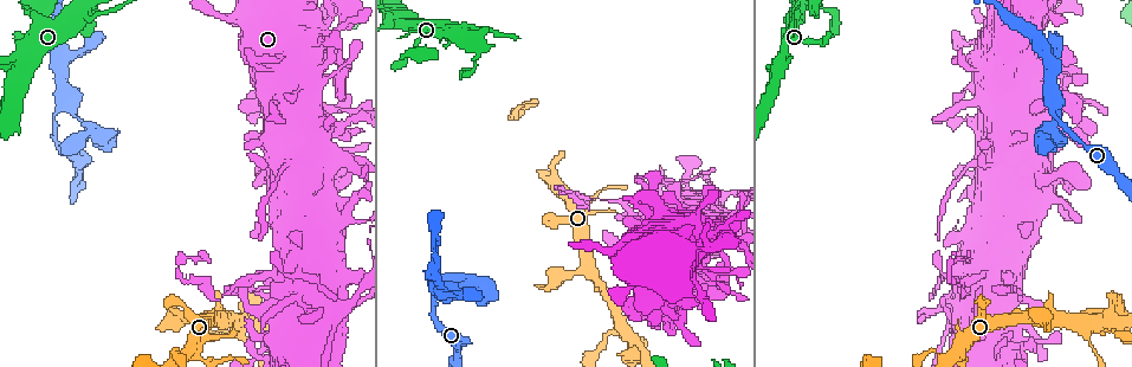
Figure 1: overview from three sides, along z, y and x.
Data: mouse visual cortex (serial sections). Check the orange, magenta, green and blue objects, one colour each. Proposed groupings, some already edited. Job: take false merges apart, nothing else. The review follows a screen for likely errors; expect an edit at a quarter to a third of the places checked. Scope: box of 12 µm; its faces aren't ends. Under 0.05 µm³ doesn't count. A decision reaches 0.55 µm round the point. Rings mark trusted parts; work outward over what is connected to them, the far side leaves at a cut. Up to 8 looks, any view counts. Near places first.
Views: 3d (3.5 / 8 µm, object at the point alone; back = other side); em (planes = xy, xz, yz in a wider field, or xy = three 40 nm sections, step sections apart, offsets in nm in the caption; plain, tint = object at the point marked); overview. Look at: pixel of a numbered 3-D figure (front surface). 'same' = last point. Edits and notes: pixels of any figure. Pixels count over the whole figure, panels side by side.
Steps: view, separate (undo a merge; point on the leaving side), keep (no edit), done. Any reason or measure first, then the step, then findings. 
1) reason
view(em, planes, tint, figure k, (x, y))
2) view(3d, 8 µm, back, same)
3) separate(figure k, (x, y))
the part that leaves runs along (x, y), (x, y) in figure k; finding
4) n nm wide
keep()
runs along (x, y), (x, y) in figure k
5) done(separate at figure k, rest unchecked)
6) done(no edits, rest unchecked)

three arms meet
view(em, xy, step 5, tint, figure 1, (456, 33))

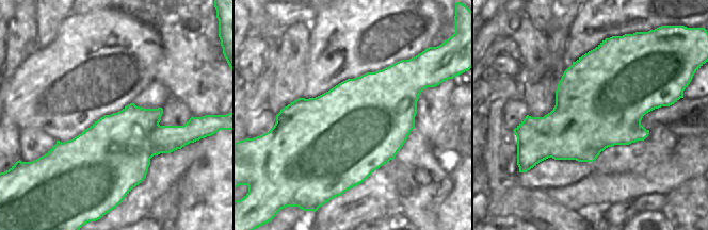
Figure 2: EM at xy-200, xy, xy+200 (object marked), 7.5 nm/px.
see where the arms go
view(3d, 3.5 µm, same)

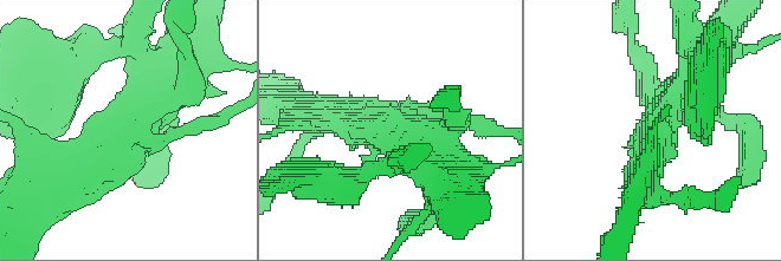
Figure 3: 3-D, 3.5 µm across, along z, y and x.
keep()
runs along (66, 184), (88, 173), (175, 83) in figure 3; all the same cell

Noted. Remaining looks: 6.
sharp bend
view(3d, 3.5 µm, figure 1, (779, 68))

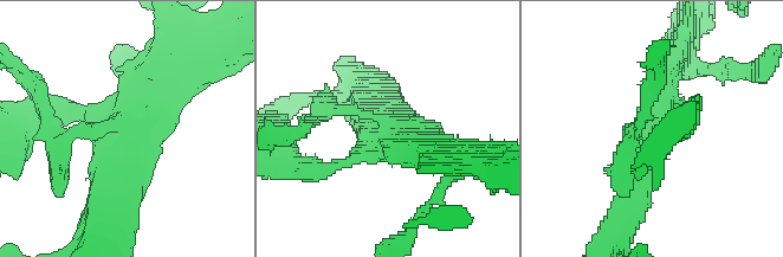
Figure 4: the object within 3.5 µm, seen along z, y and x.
view(em, xy, step 3, tint, figure 4, (129, 130))

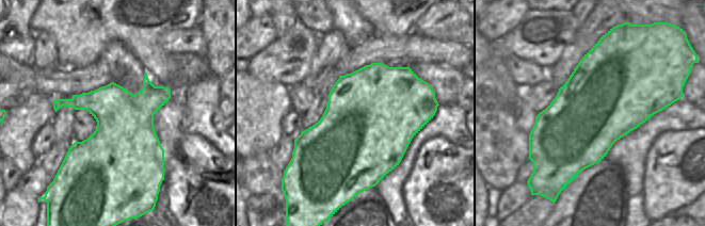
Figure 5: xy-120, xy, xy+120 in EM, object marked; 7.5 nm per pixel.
keep()
runs along (178, 70), (141, 103), (101, 197) in figure 4; all the same cell

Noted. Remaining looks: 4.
narrows sharply
view(3d, 3.5 µm, figure 1, (327, 79))

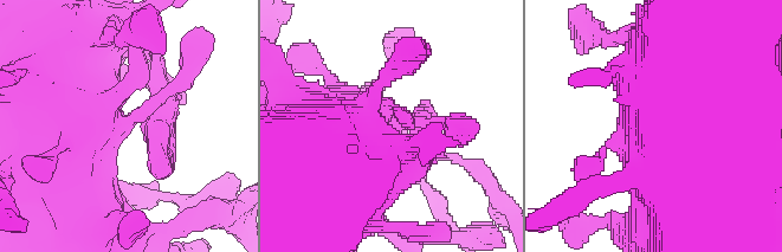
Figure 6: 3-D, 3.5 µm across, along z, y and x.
view(em, xy, step 5, tint, figure 6, (398, 123))

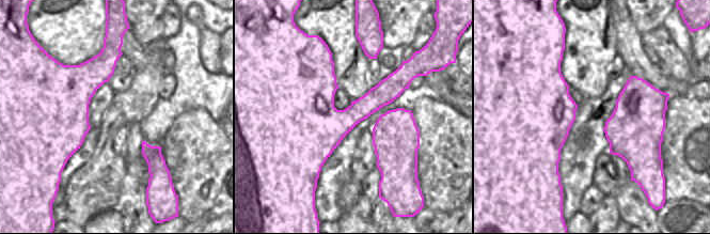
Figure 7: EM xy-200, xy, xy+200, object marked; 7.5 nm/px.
cut it another way
view(em, xy, step 2, tint, same)

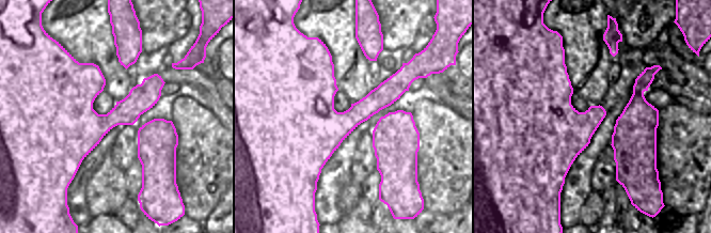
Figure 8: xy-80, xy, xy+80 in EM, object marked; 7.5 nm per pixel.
keep()
runs along (299, 174), (441, 153) in figure 6; all the same cell

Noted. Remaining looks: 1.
done(no edits, rest unchecked)

